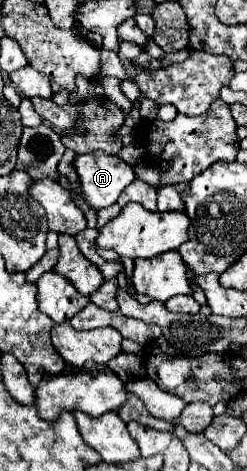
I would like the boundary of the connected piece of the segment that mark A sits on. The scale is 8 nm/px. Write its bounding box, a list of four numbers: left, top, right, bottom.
[72,152,134,210]

